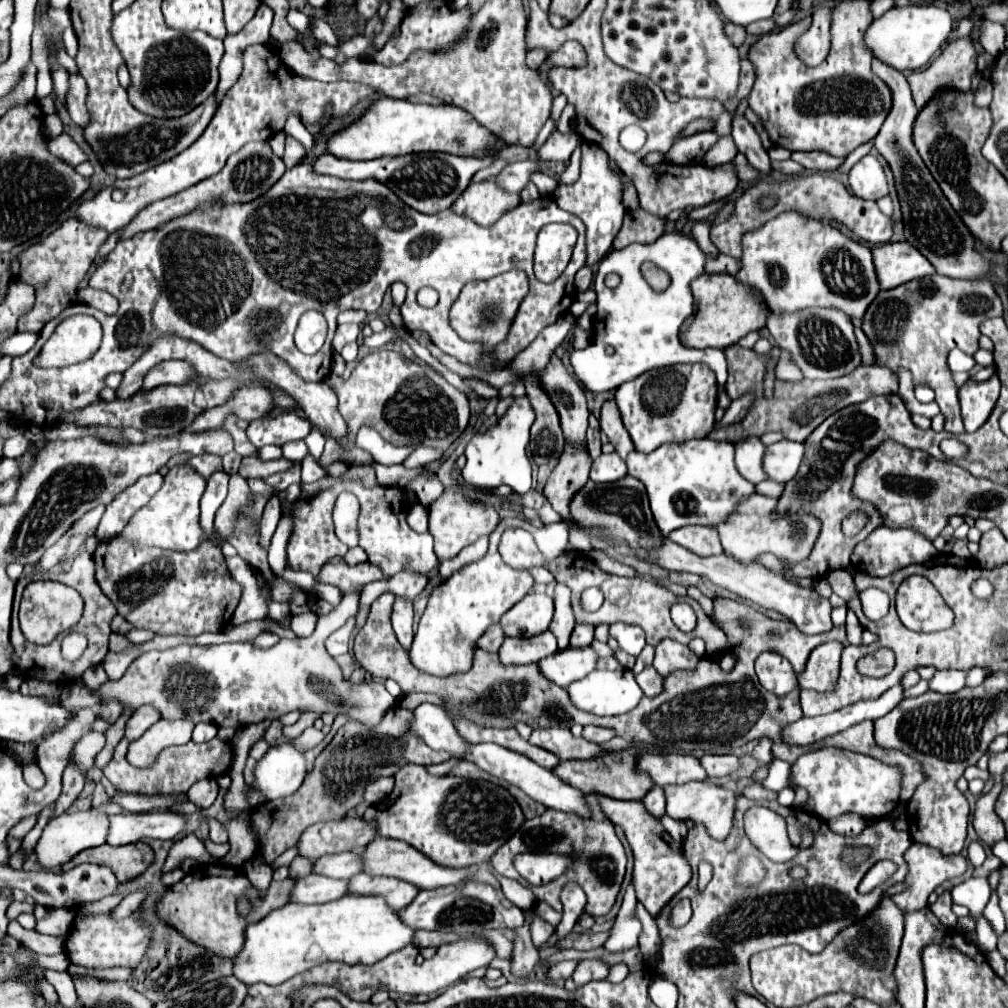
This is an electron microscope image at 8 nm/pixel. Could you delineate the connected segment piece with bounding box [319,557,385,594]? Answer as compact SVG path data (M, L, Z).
M335 557L322 568L319 582L335 585L343 594L346 594L357 589L362 590L368 582L380 580L380 578L385 579L380 568L368 561L348 567L342 557Z

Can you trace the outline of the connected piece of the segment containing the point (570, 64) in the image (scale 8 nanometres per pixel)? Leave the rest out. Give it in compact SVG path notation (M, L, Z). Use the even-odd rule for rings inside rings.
M568 40L564 42L554 54L550 54L550 58L540 66L538 72L541 73L546 69L556 68L556 66L564 66L564 68L582 68L586 66L586 50L582 48L580 42Z

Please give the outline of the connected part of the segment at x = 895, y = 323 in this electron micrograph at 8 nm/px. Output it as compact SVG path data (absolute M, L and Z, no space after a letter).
M934 274L932 278L924 280L912 280L902 286L896 286L892 290L882 290L876 300L872 302L870 310L864 314L864 334L870 338L874 352L876 352L876 364L890 368L896 372L896 368L904 366L912 372L914 382L926 384L936 392L936 402L940 406L940 412L946 418L944 430L952 434L962 434L962 416L960 416L960 400L958 400L958 386L952 378L952 372L948 370L946 358L952 348L960 348L966 354L974 354L978 350L978 338L980 330L978 326L994 316L1002 316L1002 300L998 298L994 286L990 280L984 278L984 282L956 282L954 278L944 278L940 274Z

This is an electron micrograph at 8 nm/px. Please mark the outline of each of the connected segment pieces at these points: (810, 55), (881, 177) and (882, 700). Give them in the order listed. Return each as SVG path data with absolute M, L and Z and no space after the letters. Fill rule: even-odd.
M820 6L812 14L812 26L806 34L800 36L796 42L796 54L800 60L804 60L808 66L820 64L828 52L830 52L830 22L832 22L832 10L826 6Z
M866 154L850 170L850 190L852 194L864 200L880 200L888 196L888 182L884 168L872 154Z
M892 686L876 700L860 700L854 702L842 710L836 710L828 716L816 716L816 718L800 718L788 730L784 730L784 740L788 744L806 746L820 738L826 738L830 734L836 734L840 730L850 728L856 722L862 722L866 718L876 720L884 714L888 714L892 708L896 708L904 698L904 686Z

